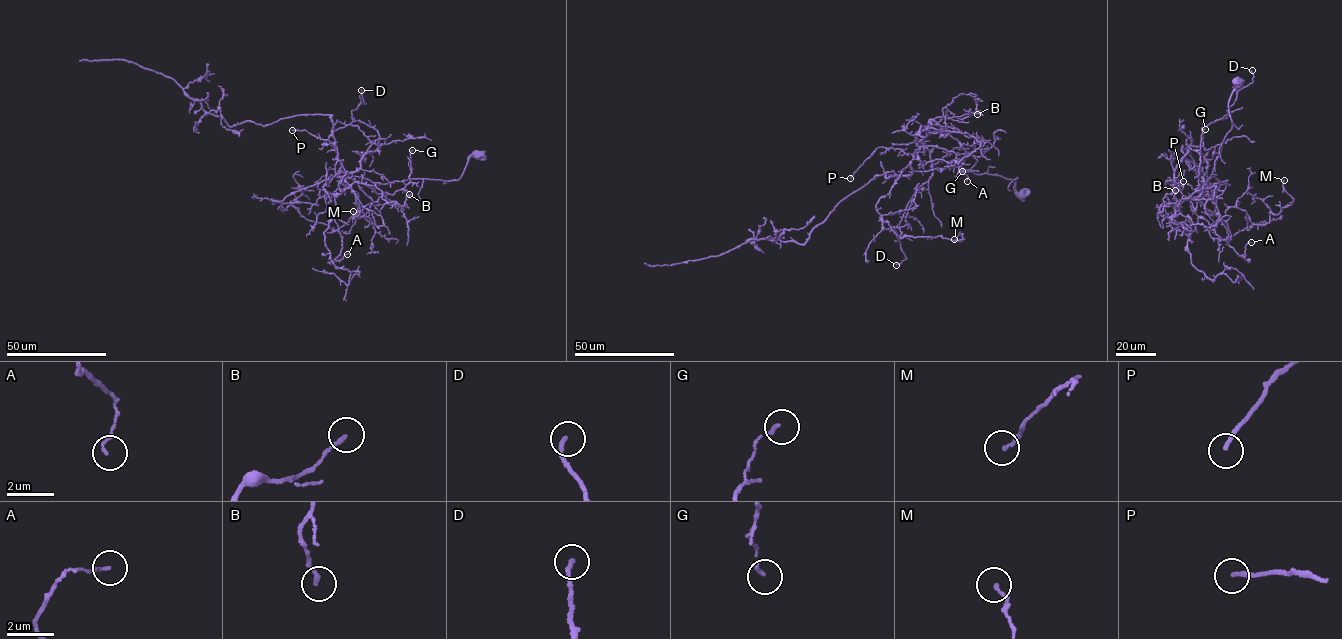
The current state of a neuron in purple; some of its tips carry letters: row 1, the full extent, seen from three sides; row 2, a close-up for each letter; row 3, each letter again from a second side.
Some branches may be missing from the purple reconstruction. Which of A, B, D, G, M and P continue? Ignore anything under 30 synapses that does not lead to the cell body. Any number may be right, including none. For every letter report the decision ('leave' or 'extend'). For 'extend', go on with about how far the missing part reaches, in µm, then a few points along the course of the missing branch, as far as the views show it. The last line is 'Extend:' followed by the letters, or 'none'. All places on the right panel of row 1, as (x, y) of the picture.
A: leave
B: leave
D: leave
G: leave
M: leave
P: leave
Extend: none

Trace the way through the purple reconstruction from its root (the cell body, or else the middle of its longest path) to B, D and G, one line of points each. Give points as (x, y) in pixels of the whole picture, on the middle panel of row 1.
B: (1021, 196), (1018, 177), (911, 168), (917, 134), (942, 118), (953, 97), (975, 94), (977, 114)
D: (1021, 196), (1018, 177), (954, 166), (913, 170), (918, 136), (932, 173), (895, 229), (906, 259), (896, 265)
G: (1021, 196), (1018, 177), (954, 166), (913, 170), (917, 134), (934, 124), (973, 146), (962, 171)

